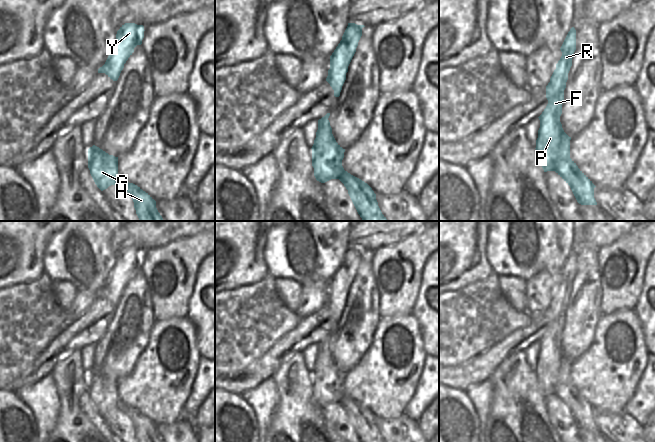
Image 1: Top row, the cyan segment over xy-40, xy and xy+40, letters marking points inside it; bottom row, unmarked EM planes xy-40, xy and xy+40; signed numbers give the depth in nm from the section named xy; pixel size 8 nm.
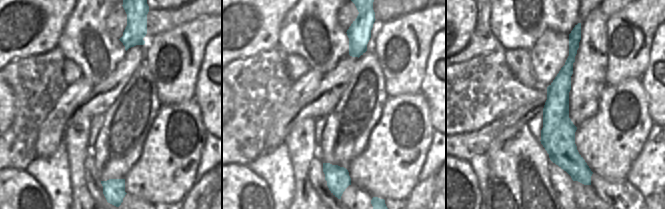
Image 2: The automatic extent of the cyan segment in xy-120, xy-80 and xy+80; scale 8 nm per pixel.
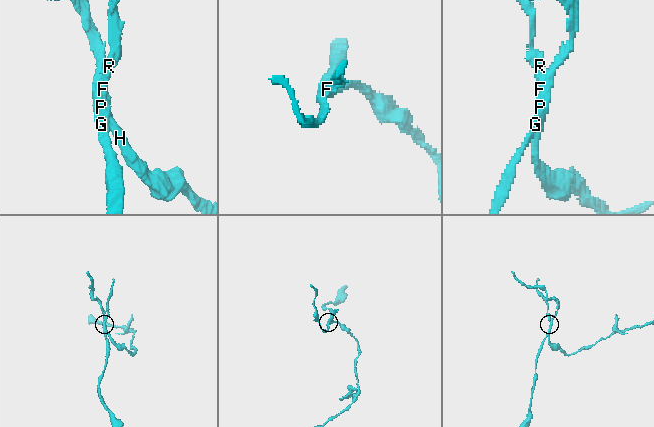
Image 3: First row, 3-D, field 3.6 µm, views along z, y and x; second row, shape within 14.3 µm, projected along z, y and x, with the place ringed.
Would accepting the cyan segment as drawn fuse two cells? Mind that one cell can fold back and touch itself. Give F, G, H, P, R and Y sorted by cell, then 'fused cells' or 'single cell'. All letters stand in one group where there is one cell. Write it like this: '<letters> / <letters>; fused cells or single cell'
F G H P / R Y; fused cells

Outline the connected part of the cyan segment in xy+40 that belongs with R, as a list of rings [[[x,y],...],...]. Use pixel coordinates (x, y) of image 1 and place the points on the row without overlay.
[[[574,251],[568,256],[561,272],[562,280],[556,288],[556,293],[568,292],[568,296],[572,290],[572,282],[576,274],[576,254]]]

